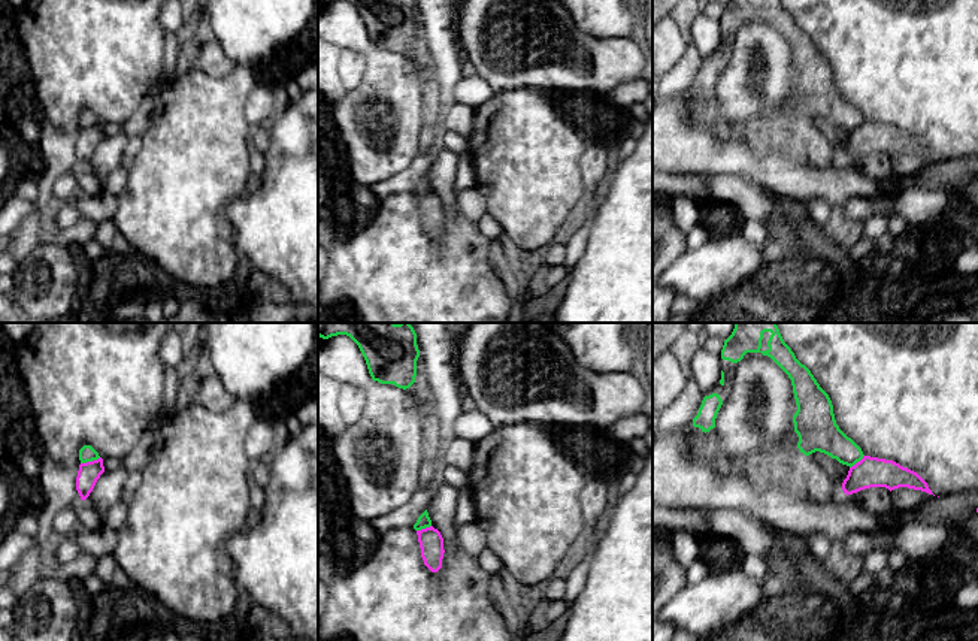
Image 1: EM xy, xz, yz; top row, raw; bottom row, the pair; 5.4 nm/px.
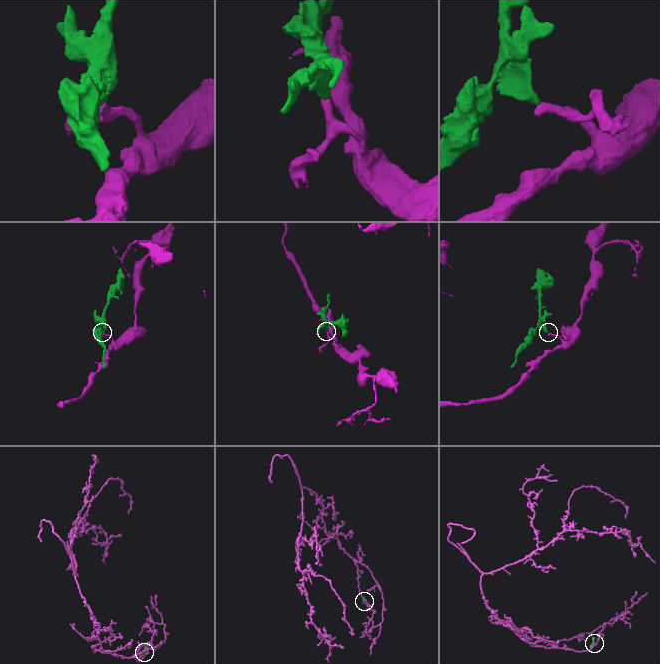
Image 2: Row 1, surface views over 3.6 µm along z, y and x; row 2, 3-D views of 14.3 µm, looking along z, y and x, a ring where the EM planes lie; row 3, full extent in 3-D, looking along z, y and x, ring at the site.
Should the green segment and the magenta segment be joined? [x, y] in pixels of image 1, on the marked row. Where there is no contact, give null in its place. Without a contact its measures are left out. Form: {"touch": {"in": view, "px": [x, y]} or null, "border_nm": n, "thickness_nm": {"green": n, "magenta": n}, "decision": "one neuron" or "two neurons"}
{"touch": {"in": "xy", "px": [90, 460]}, "border_nm": 120, "thickness_nm": {"green": 90, "magenta": 120}, "decision": "two neurons"}

